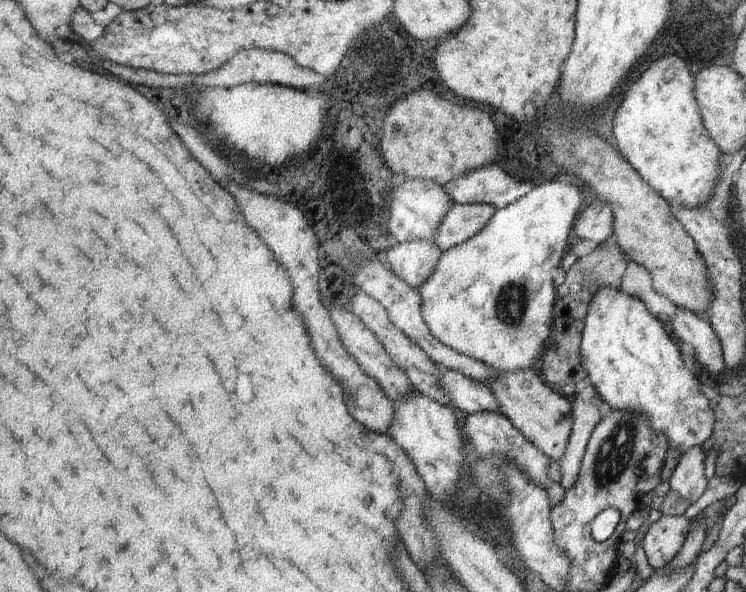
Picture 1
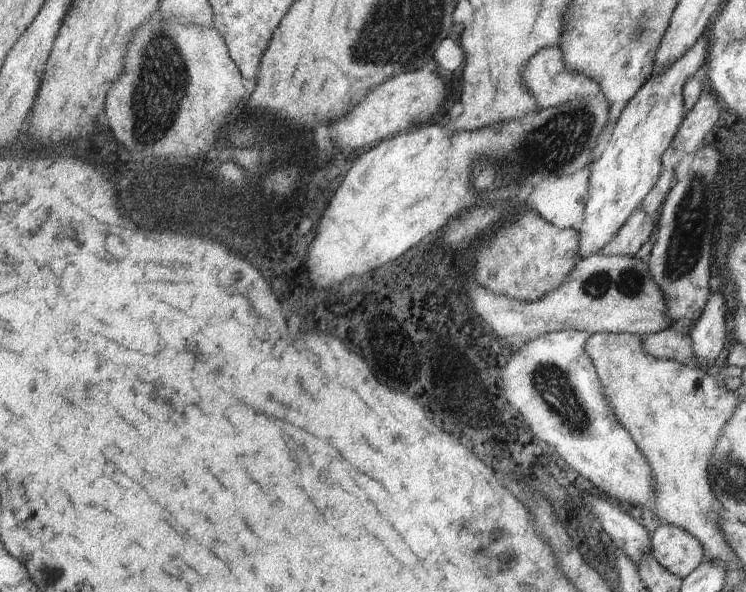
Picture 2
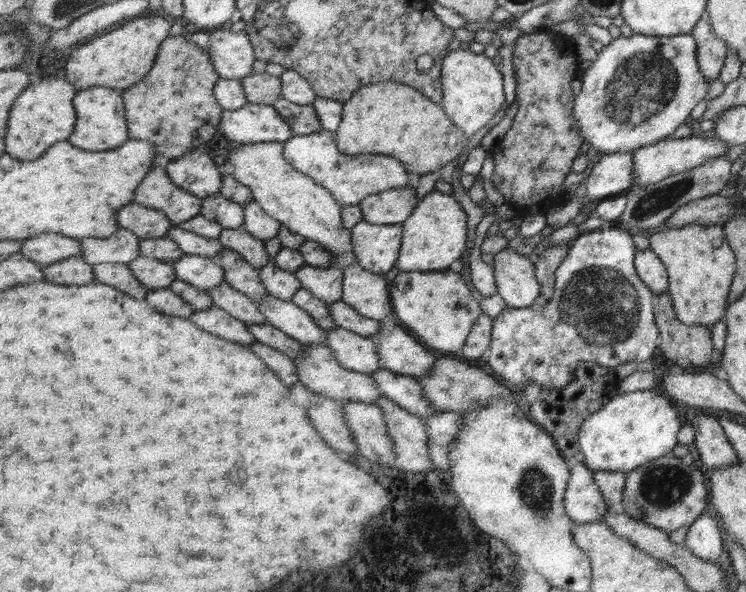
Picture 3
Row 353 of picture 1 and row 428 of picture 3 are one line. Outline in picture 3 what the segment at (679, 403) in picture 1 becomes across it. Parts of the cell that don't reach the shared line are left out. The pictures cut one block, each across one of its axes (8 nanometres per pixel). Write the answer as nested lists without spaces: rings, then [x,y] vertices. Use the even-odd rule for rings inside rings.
[[[655,388],[647,390],[635,390],[622,392],[619,396],[613,396],[605,406],[585,419],[580,430],[580,447],[585,456],[584,463],[592,472],[612,471],[625,474],[635,471],[638,467],[651,463],[660,456],[671,453],[671,448],[677,444],[675,434],[681,424],[680,415],[663,395],[653,394]]]

